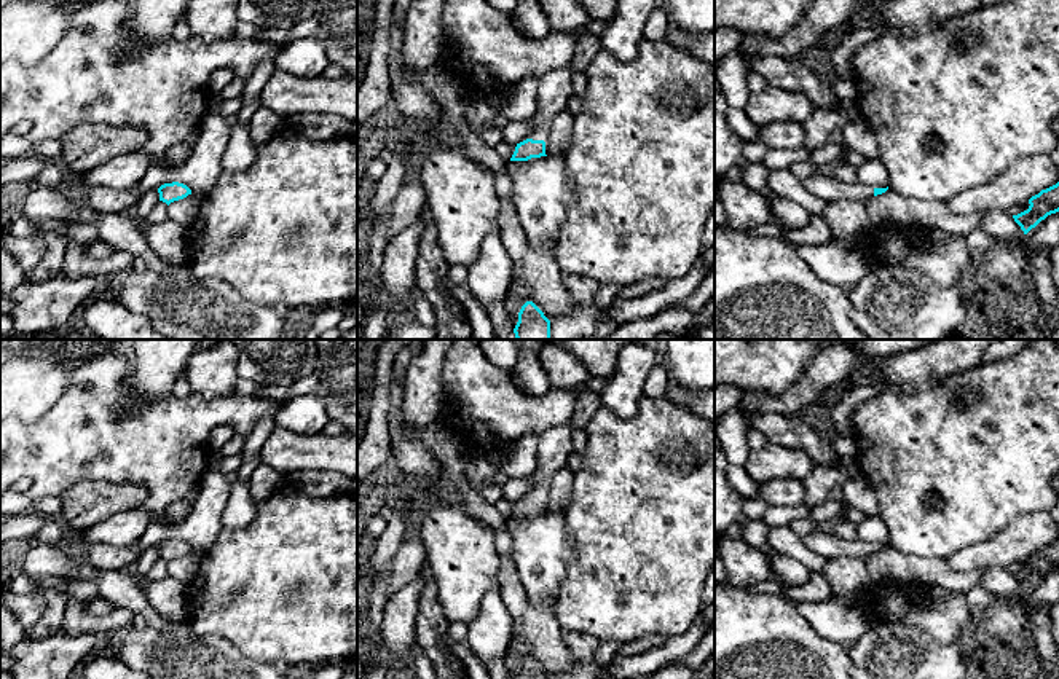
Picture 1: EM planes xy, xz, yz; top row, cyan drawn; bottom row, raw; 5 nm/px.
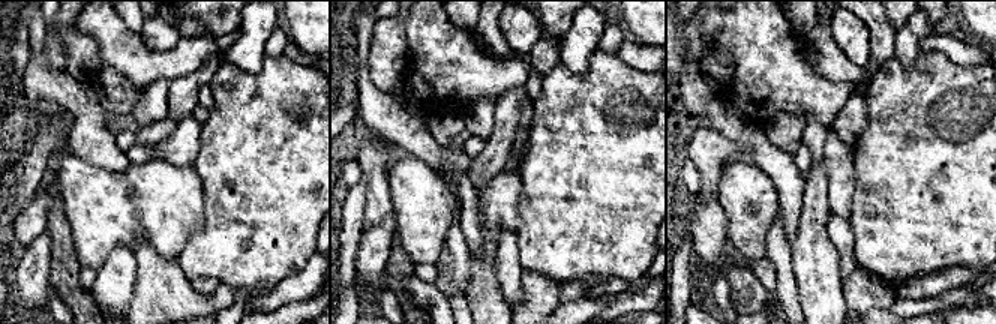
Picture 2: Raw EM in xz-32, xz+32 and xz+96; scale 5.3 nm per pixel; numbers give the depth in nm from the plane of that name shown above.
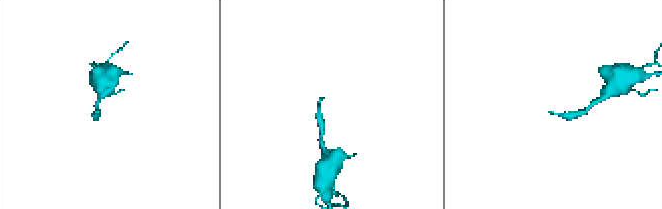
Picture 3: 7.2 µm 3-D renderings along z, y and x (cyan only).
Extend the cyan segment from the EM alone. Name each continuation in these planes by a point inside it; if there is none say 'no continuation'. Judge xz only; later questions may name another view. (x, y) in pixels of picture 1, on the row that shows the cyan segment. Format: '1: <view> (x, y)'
1: xz (555, 91)

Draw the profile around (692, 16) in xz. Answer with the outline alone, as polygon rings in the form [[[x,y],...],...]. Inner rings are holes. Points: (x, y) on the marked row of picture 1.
[[[667,0],[671,22],[684,33],[715,32],[715,0]]]

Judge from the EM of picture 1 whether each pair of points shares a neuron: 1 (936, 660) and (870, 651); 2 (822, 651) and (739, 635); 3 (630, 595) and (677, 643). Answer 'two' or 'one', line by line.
1: one
2: one
3: two

